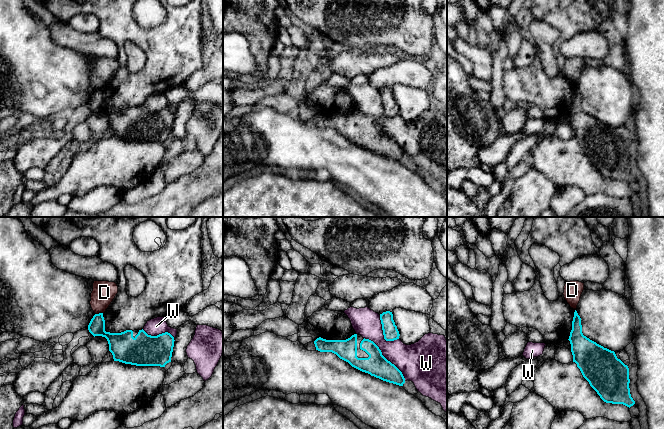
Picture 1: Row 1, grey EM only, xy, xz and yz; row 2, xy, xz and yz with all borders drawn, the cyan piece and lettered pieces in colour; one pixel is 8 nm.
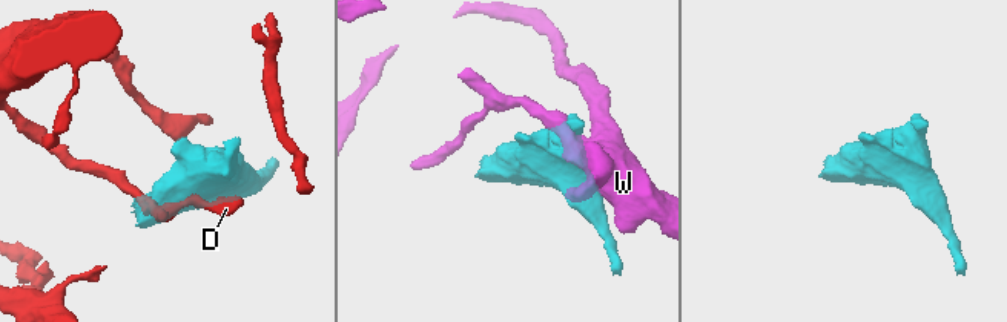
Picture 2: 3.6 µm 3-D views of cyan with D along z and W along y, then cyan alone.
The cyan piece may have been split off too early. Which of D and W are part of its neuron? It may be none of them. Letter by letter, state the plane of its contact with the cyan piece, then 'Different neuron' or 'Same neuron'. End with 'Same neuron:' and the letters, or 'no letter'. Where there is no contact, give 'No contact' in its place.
D: Touches cyan in xy. Different neuron
W: Touches cyan in xz. Different neuron
Same neuron: no letter

